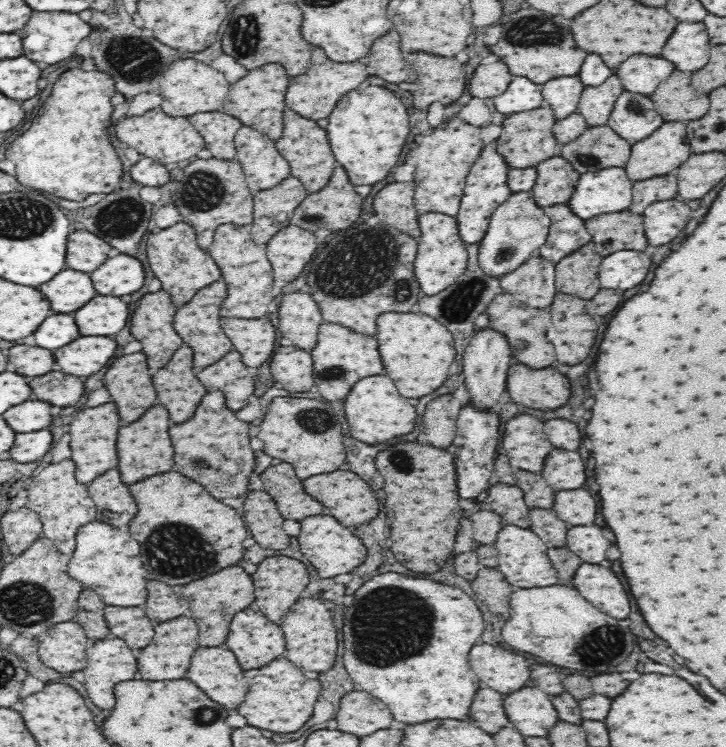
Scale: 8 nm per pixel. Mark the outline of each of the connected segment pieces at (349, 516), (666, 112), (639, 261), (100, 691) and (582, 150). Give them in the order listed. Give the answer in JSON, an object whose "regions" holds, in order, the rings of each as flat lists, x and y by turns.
{"regions":[[[336,470,330,472,326,476,312,476,308,480,304,480,304,488,310,496,314,496,318,502,322,502,328,508,328,514,332,514,336,520,349,528,357,528,362,522,370,522,372,518,376,518,378,514,378,498,374,496,374,492,368,488,368,484,354,472,348,470]],[[672,72,664,84,656,88,650,96,654,100,656,110,666,122,680,120,696,120,708,112,708,96,696,92,690,86,690,72]],[[614,252,600,263,602,288,634,288,646,278,650,266,650,256,644,252]],[[103,638,87,648,84,686,98,708,114,708,114,686,138,672,134,652,120,638]],[[588,125,576,140,562,146,560,156,580,174,612,166,624,168,630,156,630,143,609,126]]]}

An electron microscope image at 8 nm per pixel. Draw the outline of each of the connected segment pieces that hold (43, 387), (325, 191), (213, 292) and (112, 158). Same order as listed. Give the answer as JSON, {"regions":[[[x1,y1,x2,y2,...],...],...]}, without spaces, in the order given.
{"regions":[[[50,372,44,376,36,376,30,382,32,394,38,400,50,402,54,406,72,406,84,394,84,384,76,376,68,376,64,372]],[[336,168,326,188,322,188,316,194,310,194,300,203,300,206,296,207,291,224,312,233,323,227,328,230,342,230,348,228,352,222,356,222,360,212,362,212,362,198,354,192,354,186,348,182,344,168]],[[214,282,210,288,200,290,196,294,196,298,190,304,186,304,184,308,180,308,178,314,174,316,174,328,184,338,184,342,194,348,194,366,198,366,200,369,211,366,216,360,220,360,222,356,226,356,228,352,234,350,232,342,226,338,220,324,216,324,218,316,210,314,212,312,210,306,214,306,214,310,216,310,216,306,220,308,224,298,226,298,226,284,224,282]],[[72,68,52,88,50,98,32,126,18,136,5,155,16,164,22,186,50,192,58,198,84,200,90,194,110,194,122,178,122,162,110,144,110,98,116,94,114,80,94,68]]]}

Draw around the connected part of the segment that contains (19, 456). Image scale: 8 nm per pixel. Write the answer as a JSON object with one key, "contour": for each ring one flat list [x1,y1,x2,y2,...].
{"contour":[[48,430,30,434,20,433,16,436,14,446,10,448,10,458,20,464,36,462,50,450,50,444,52,444,52,434]]}

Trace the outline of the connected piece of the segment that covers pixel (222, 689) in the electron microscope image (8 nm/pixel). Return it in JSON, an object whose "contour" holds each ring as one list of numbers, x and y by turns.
{"contour":[[198,648,192,656,188,680,198,684,210,700,224,708,238,708,248,692,248,682,236,660,226,648]]}

